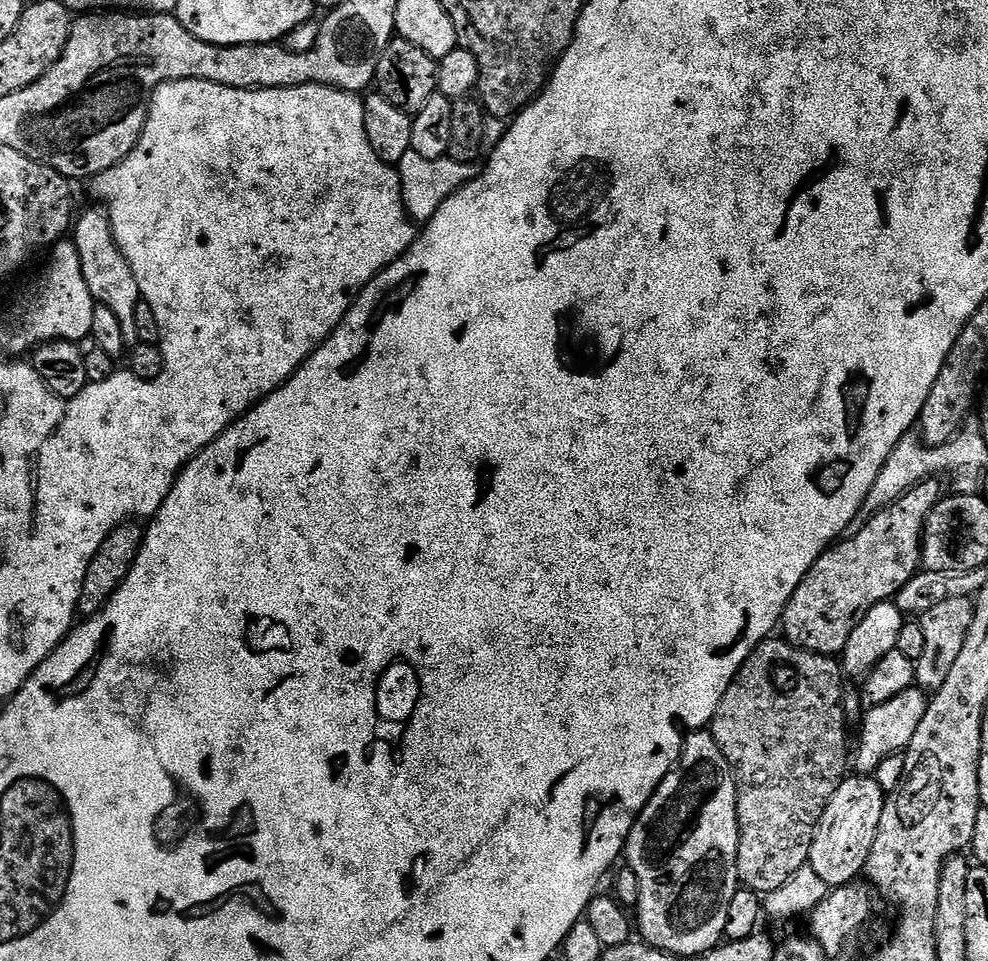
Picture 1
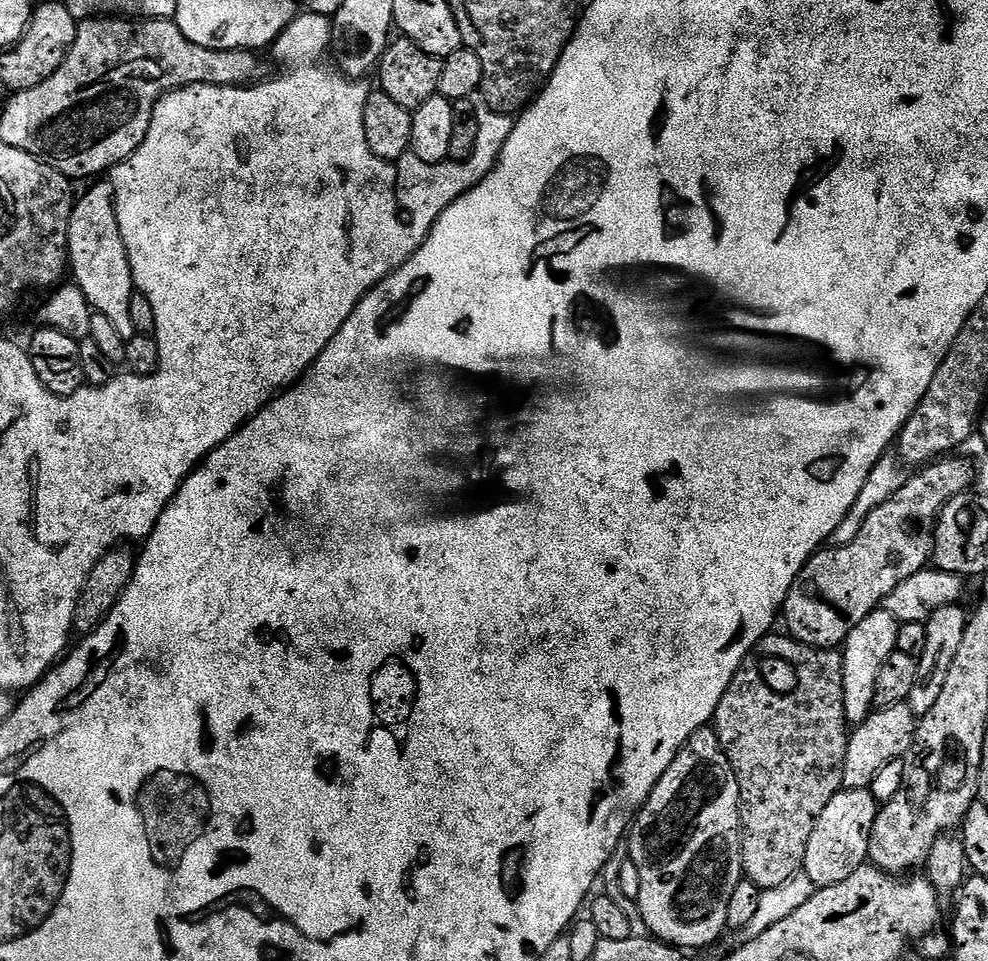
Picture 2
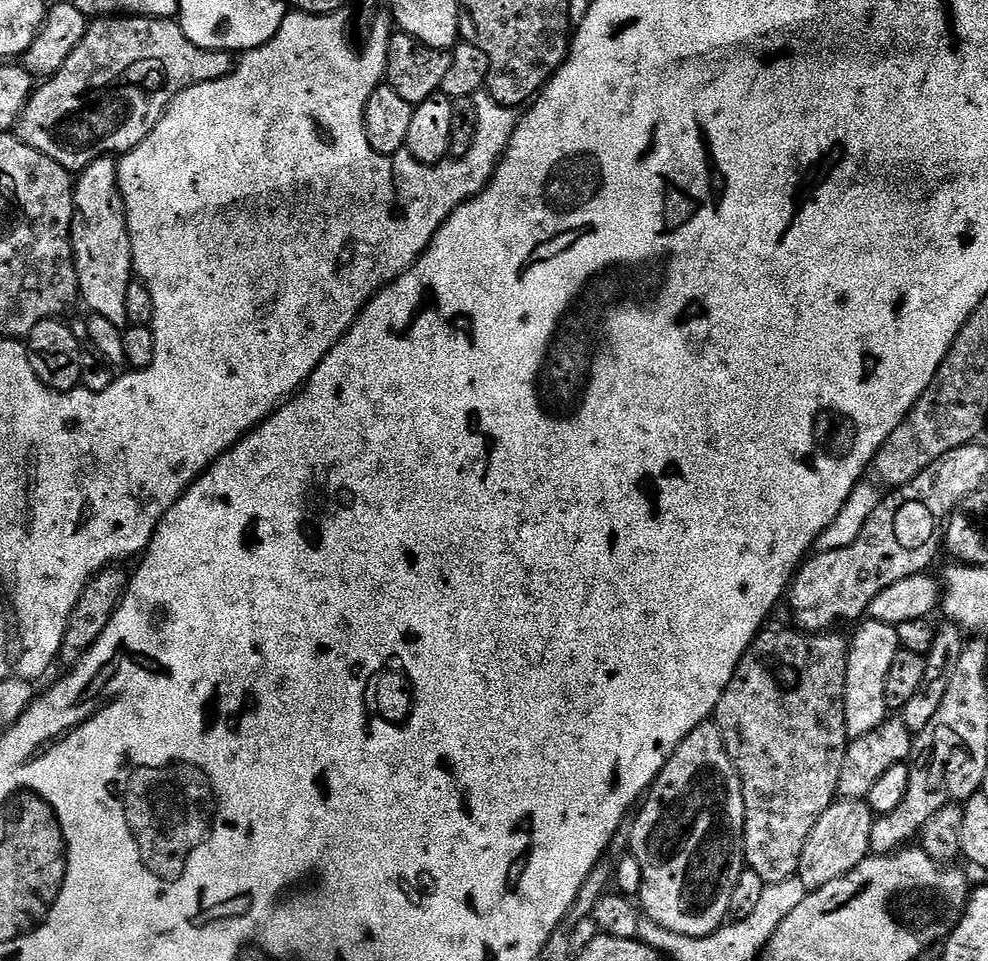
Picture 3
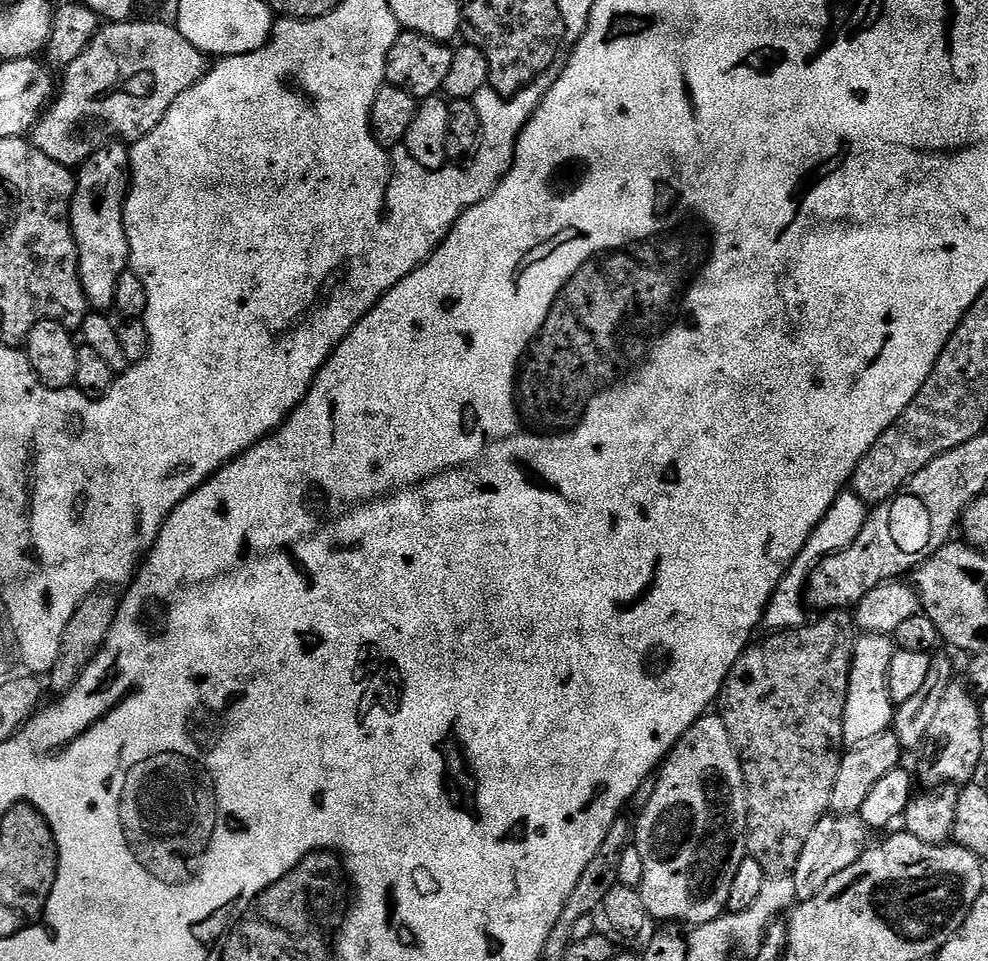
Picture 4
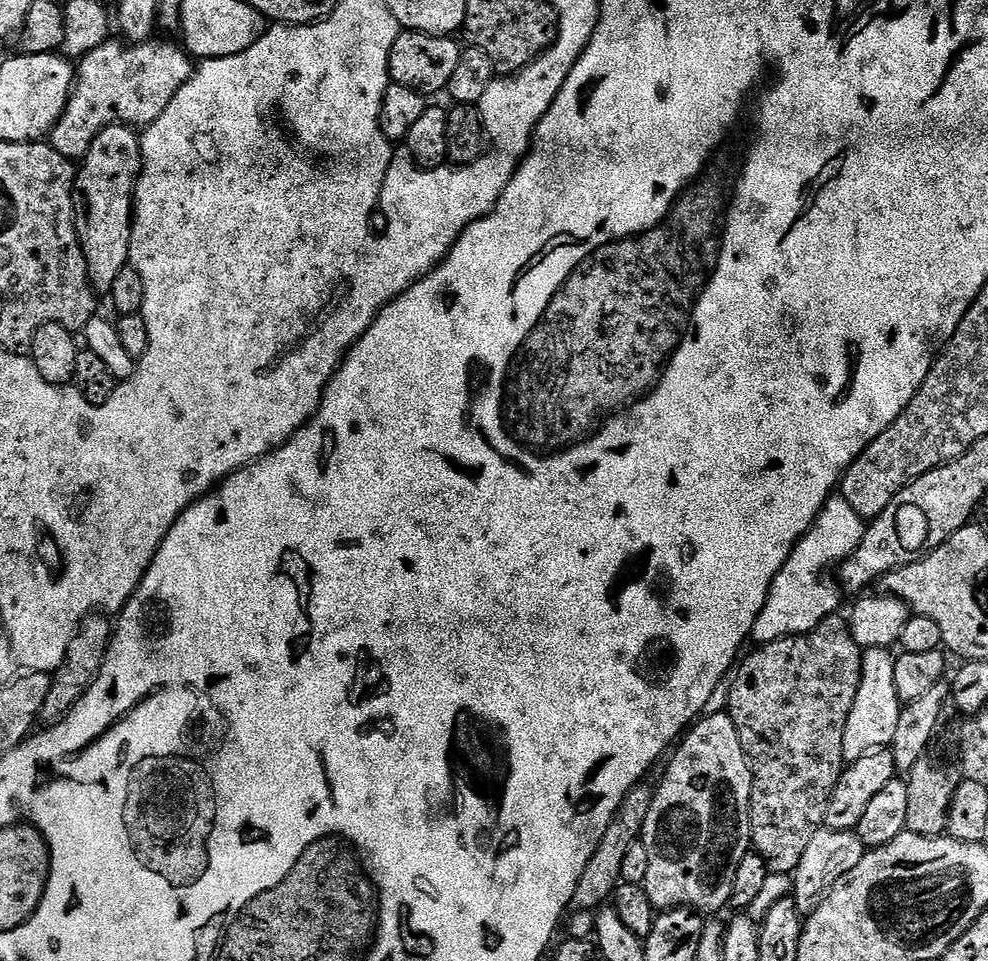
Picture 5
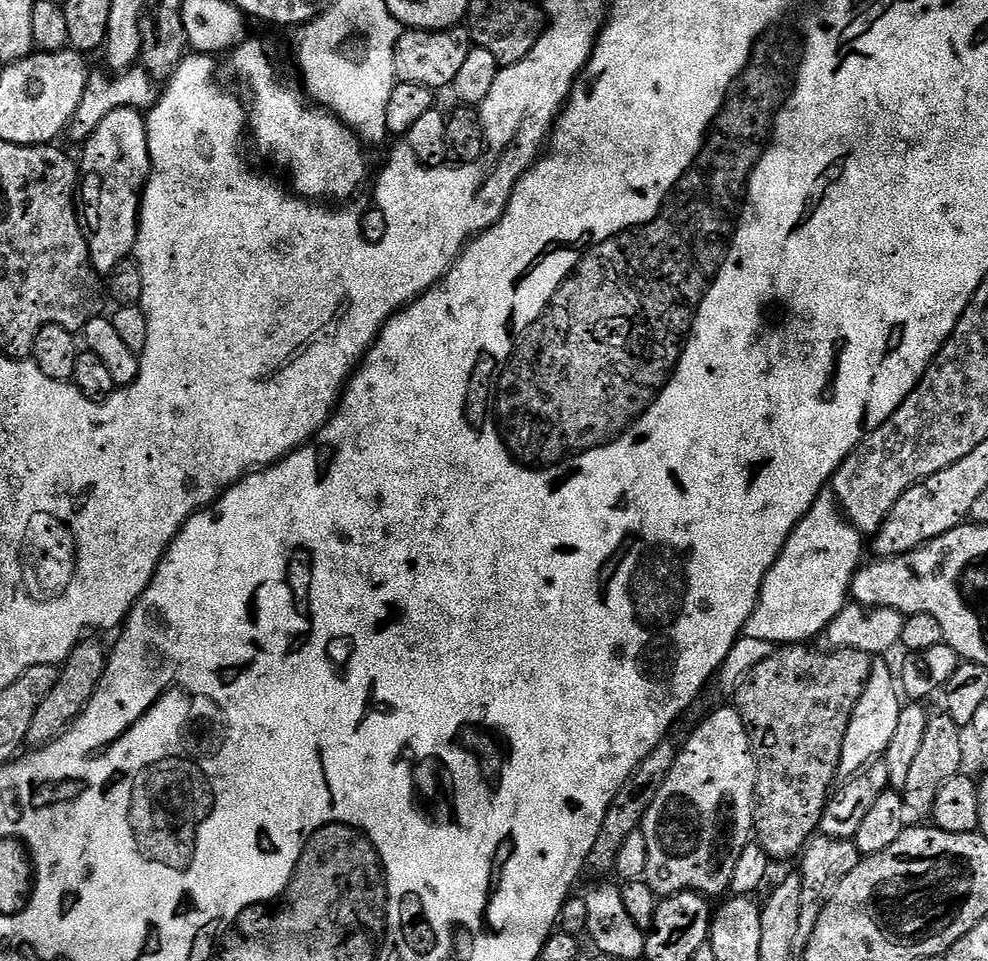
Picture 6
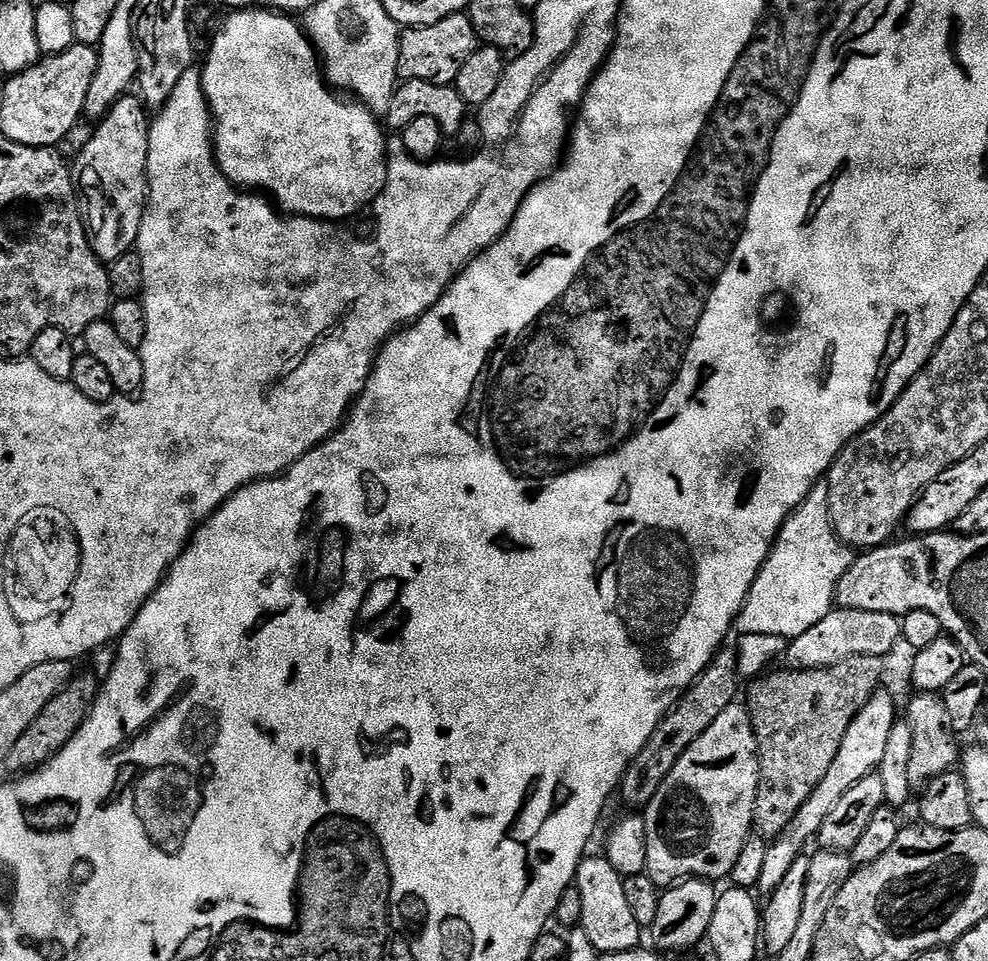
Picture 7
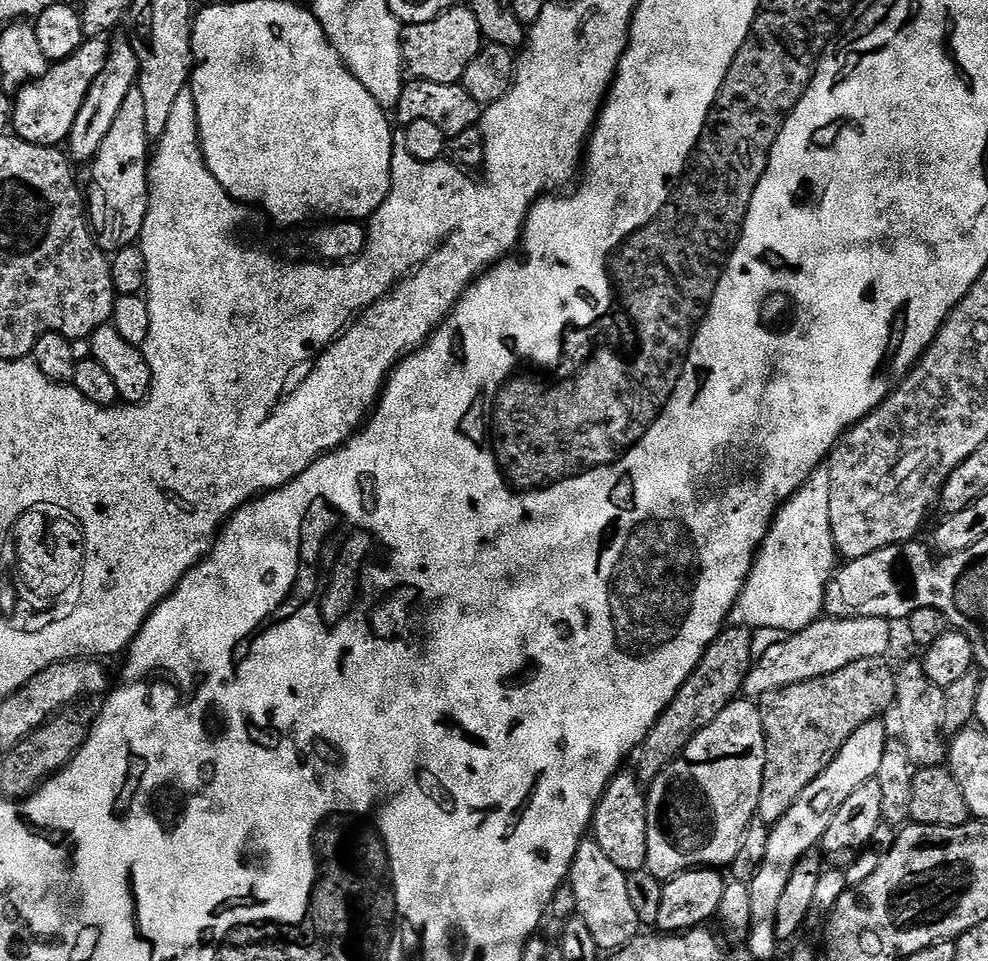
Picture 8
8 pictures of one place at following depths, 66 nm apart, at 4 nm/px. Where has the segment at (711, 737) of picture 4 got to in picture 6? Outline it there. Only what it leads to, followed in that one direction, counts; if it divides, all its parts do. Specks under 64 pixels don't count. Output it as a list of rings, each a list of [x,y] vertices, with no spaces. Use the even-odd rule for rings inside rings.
[[[735,707],[712,712],[692,732],[692,737],[676,753],[676,761],[658,790],[658,798],[650,802],[642,831],[646,850],[650,853],[646,879],[657,897],[673,896],[679,892],[698,892],[715,898],[730,889],[734,866],[742,850],[754,836],[754,805],[756,802],[756,754],[748,737],[748,727]]]

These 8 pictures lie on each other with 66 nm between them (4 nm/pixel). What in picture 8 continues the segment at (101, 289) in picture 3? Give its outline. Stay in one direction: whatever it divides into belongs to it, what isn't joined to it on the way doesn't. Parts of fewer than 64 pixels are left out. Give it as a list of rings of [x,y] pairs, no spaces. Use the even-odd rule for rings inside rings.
[[[134,87],[126,99],[122,101],[114,123],[110,125],[110,134],[106,134],[106,142],[98,150],[98,154],[87,165],[88,185],[82,188],[86,197],[86,215],[92,229],[92,237],[105,254],[111,254],[131,248],[140,239],[140,231],[148,213],[148,169],[150,167],[150,141],[146,134],[146,114],[142,110],[142,90]]]

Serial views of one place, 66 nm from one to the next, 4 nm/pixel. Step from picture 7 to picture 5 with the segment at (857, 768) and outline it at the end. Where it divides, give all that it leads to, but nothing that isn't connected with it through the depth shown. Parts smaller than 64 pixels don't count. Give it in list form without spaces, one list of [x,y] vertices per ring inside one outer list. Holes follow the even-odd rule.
[[[865,648],[863,654],[858,694],[854,698],[854,710],[850,710],[850,718],[846,722],[846,734],[842,738],[844,758],[848,762],[891,745],[894,730],[898,730],[898,714],[902,707],[898,690],[894,690],[896,656],[886,648]]]

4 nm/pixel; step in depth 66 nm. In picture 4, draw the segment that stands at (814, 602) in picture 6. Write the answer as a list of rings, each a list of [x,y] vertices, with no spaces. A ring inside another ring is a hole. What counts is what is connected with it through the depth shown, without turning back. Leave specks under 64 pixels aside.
[[[845,490],[840,493],[840,497],[833,502],[832,508],[822,518],[822,522],[818,522],[814,534],[810,534],[806,546],[802,546],[798,558],[794,558],[794,562],[788,568],[782,582],[774,590],[774,594],[764,611],[762,621],[763,627],[765,629],[768,627],[767,631],[769,633],[791,632],[804,627],[806,623],[806,617],[804,617],[806,589],[808,579],[812,577],[812,571],[826,557],[834,555],[835,552],[846,550],[851,546],[854,538],[858,538],[858,534],[862,534],[862,526],[866,526],[869,511],[869,505],[865,504],[862,498],[858,498],[856,492]]]

